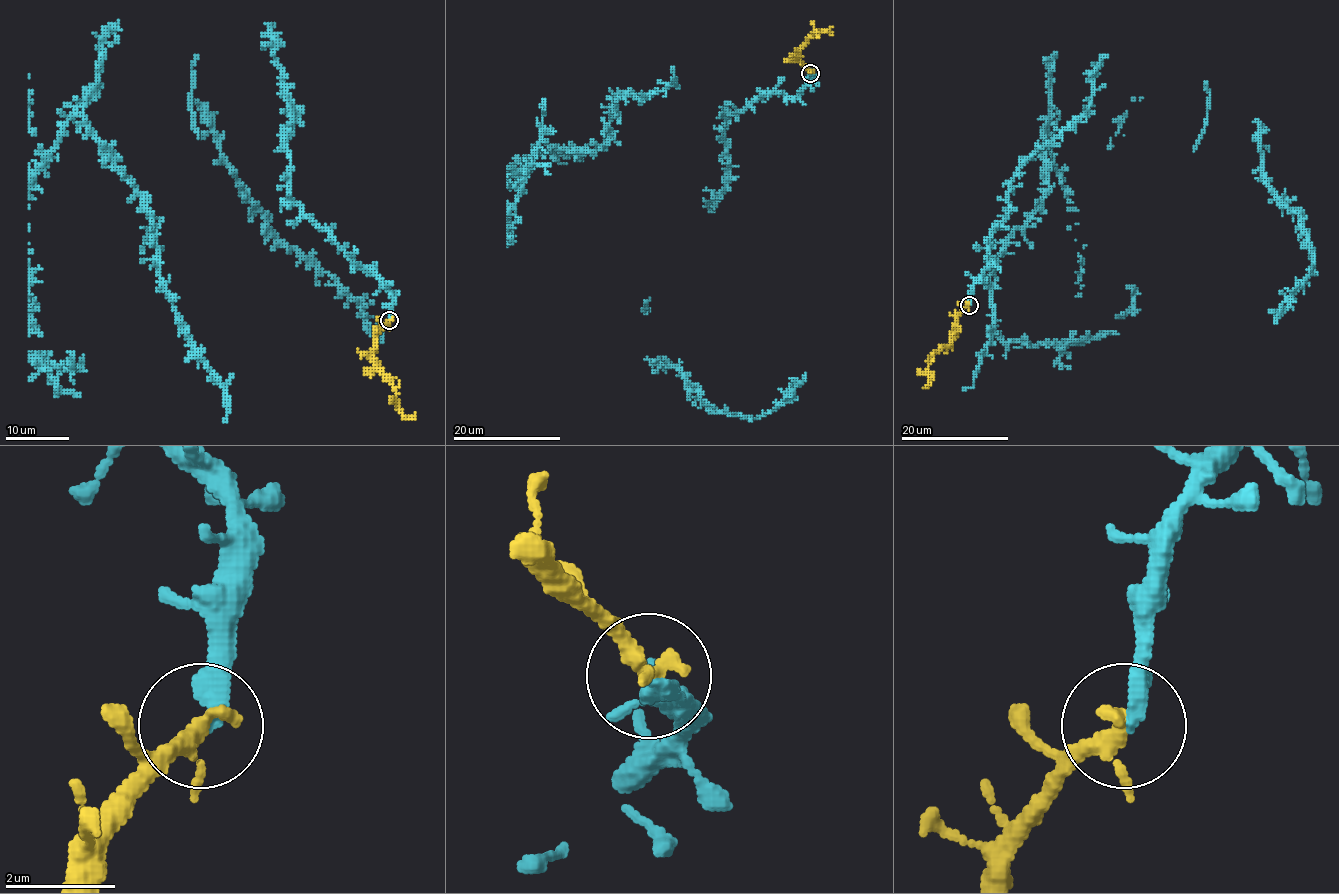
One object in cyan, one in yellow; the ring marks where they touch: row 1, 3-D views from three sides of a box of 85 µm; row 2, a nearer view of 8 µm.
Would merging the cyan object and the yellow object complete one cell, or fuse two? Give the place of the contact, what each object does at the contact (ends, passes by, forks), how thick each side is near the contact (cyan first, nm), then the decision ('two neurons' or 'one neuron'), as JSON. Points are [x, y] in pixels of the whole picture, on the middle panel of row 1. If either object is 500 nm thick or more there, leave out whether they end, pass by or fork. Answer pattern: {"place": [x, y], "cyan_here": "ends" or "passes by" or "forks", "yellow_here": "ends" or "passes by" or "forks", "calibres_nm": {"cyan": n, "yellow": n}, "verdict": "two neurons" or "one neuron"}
{"place": [810, 73], "cyan_here": "ends", "yellow_here": "passes by", "calibres_nm": {"cyan": 360, "yellow": 280}, "verdict": "one neuron"}

